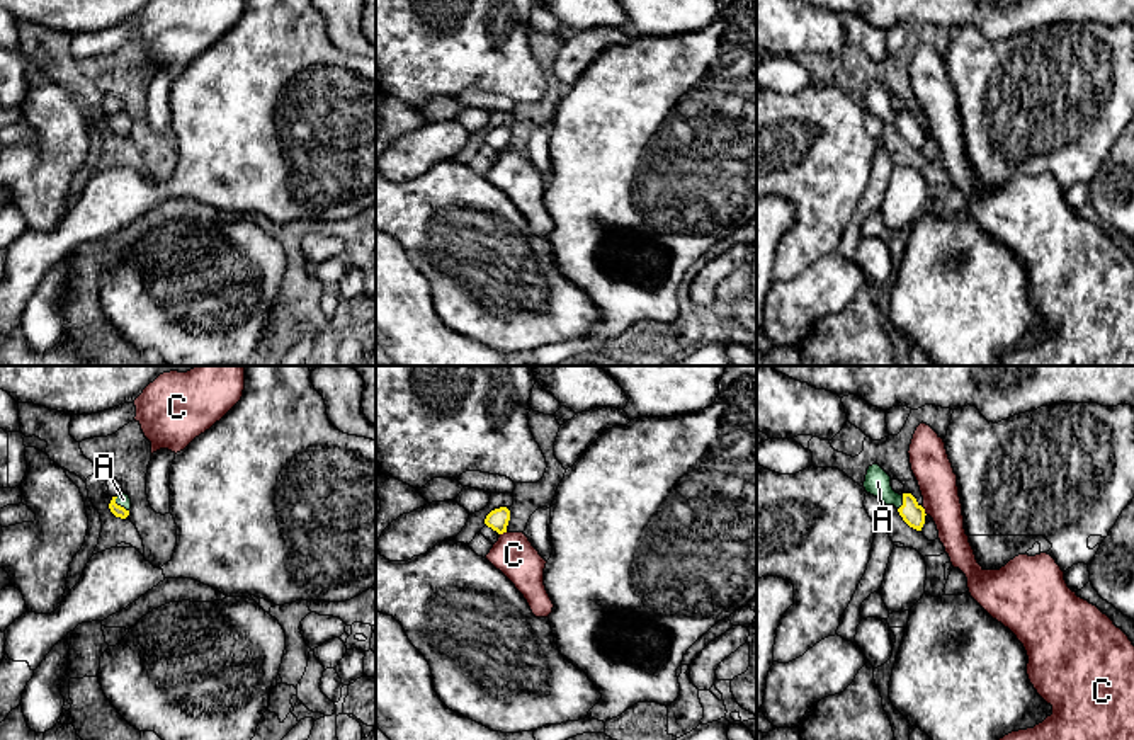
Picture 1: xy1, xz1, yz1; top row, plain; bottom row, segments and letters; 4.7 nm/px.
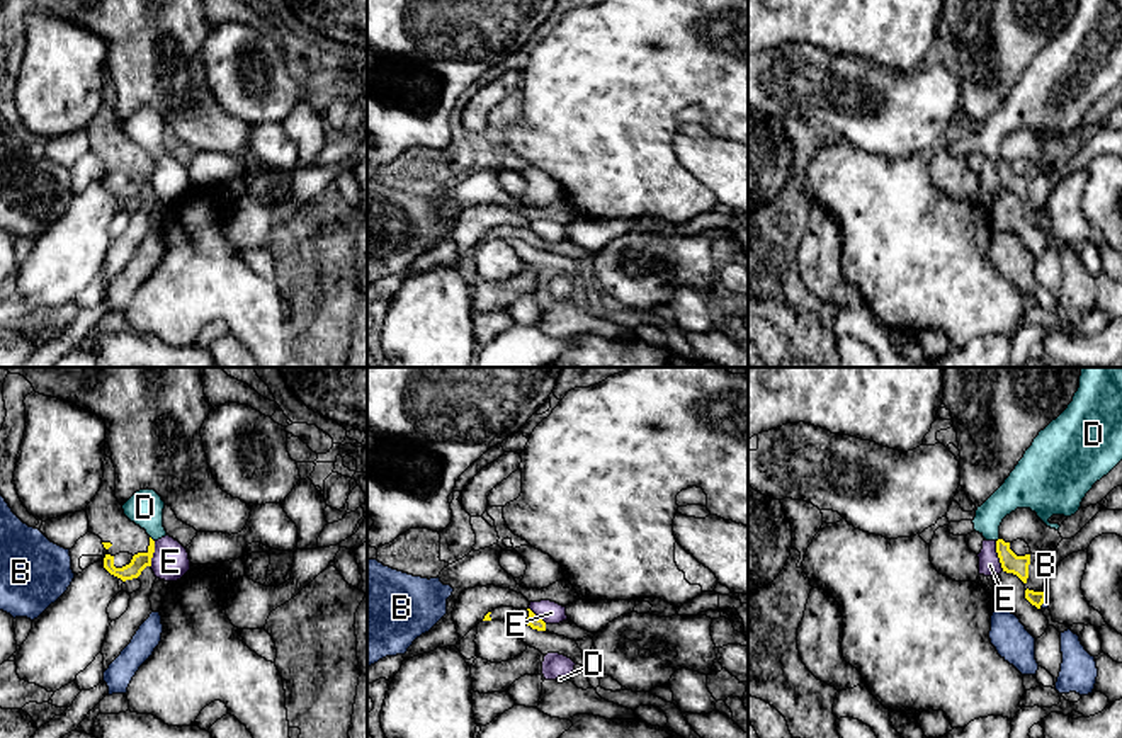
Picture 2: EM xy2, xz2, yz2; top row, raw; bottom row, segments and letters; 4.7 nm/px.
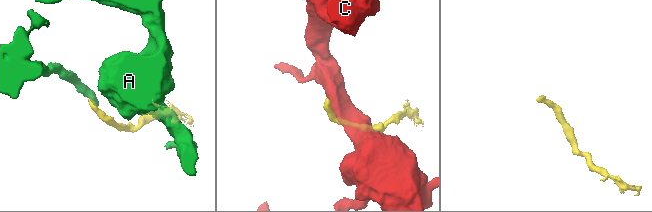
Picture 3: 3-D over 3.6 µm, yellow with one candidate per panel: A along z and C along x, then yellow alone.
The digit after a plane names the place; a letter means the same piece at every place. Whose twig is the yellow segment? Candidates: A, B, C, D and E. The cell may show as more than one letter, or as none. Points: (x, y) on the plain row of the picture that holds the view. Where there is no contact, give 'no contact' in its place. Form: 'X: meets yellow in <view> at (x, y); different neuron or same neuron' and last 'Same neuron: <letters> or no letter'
A: meets yellow in xy1 at (119, 125); same neuron
B: meets yellow in yz2 at (1042, 221); different neuron
C: meets yellow in yz1 at (924, 130); different neuron
D: meets yellow in xy2 at (152, 158); different neuron
E: meets yellow in yz2 at (998, 175); different neuron
Same neuron: A

